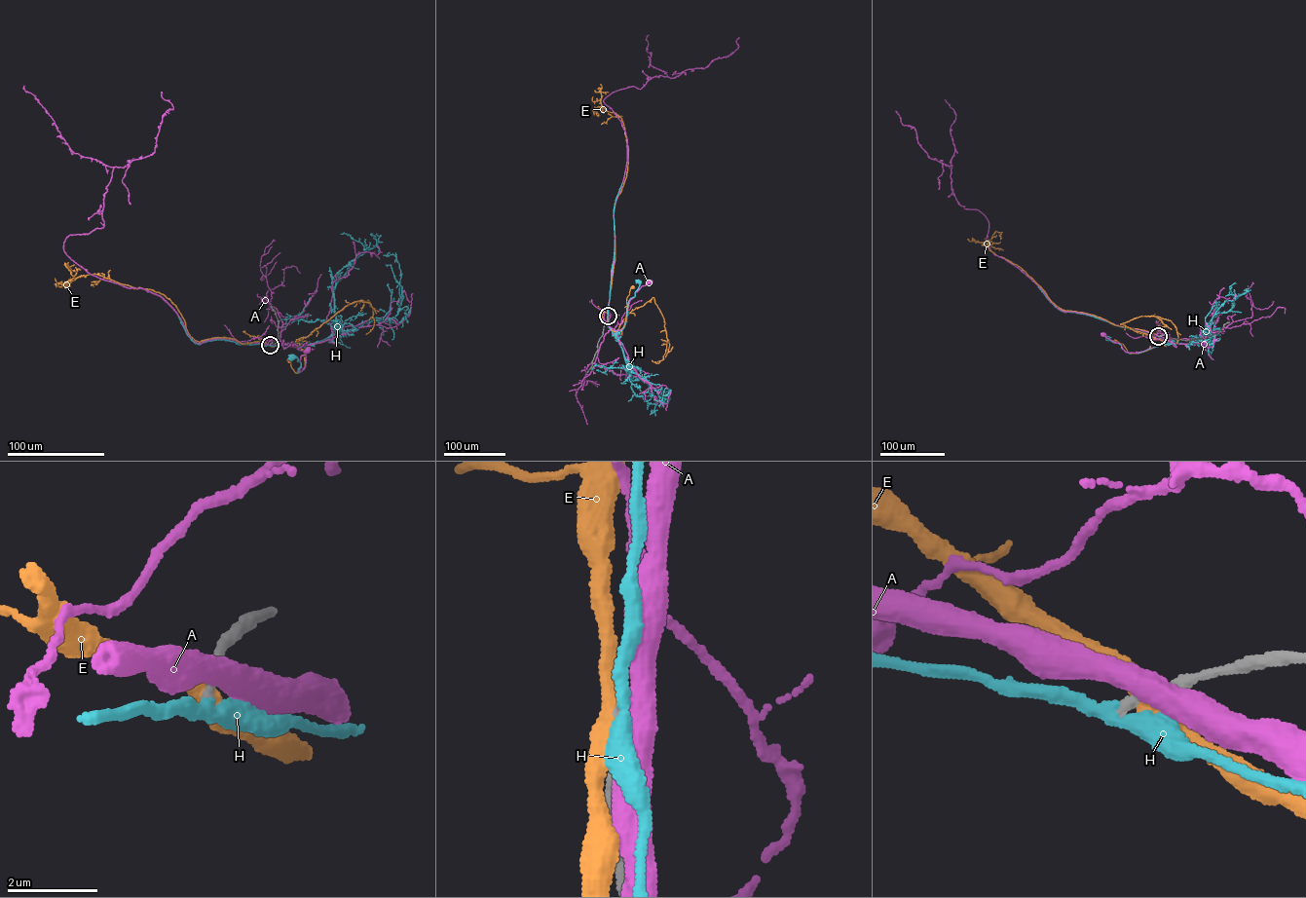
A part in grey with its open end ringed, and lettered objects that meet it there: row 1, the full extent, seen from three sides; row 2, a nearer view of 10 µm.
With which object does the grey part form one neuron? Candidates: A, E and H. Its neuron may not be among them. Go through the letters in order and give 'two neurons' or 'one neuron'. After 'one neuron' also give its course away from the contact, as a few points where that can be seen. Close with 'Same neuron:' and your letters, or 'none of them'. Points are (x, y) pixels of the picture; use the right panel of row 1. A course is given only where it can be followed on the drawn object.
A: two neurons
E: two neurons
H: one neuron; course (1158, 336), (1170, 340), (1171, 343), (1137, 353), (1127, 353), (1120, 344), (1107, 338)
Same neuron: H

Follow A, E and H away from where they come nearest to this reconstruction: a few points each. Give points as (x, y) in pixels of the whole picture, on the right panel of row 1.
A: (1158, 336), (1167, 341), (1135, 353), (1126, 352), (1120, 344), (1102, 334)
E: (1158, 336), (1169, 341), (1138, 353), (1128, 353), (1124, 345), (1114, 340)
H: (1158, 336), (1170, 340), (1171, 343), (1137, 353), (1127, 353), (1120, 344), (1107, 338)

